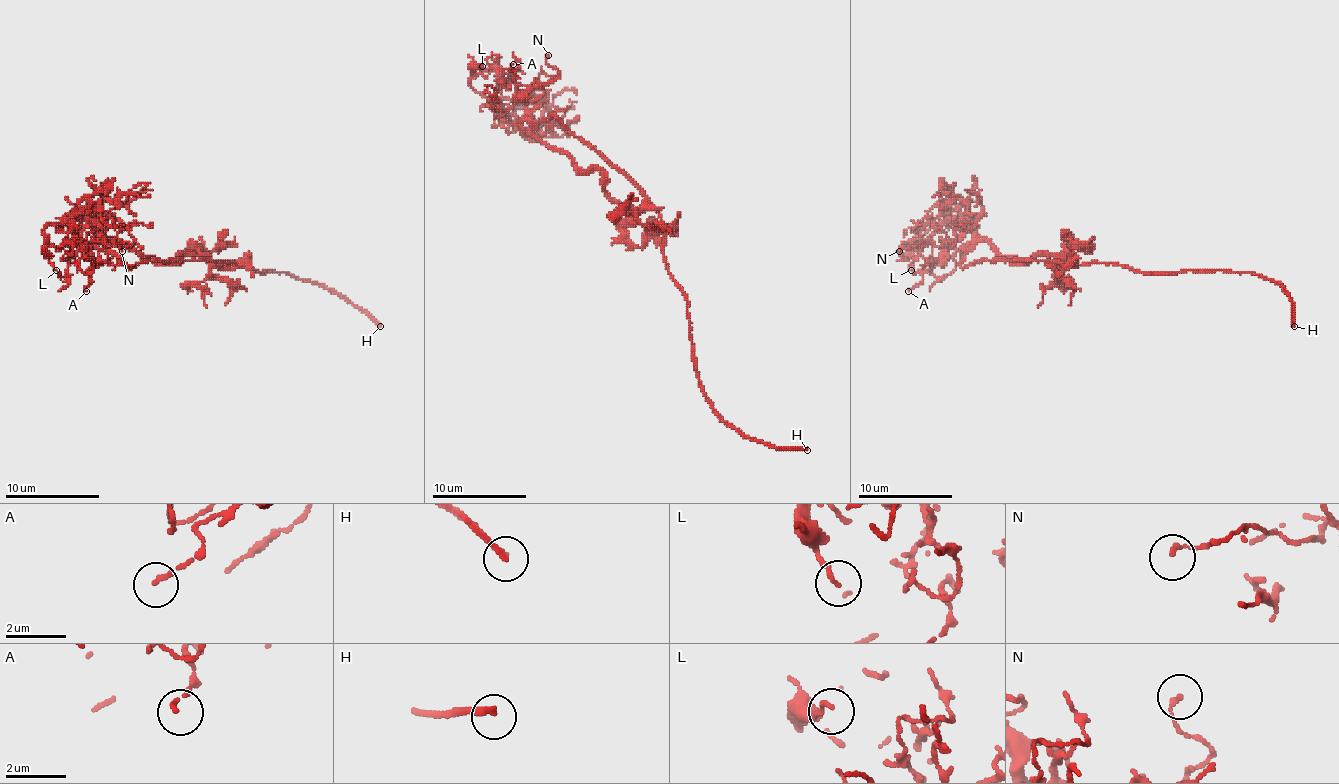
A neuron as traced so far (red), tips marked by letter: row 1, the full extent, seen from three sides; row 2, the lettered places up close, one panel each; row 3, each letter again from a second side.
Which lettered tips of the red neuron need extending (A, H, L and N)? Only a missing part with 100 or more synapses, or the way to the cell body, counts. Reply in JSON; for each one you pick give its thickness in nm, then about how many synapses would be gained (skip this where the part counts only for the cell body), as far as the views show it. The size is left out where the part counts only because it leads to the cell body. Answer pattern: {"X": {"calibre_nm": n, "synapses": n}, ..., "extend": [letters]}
{"H": {"calibre_nm": 200}, "extend": ["H"]}

